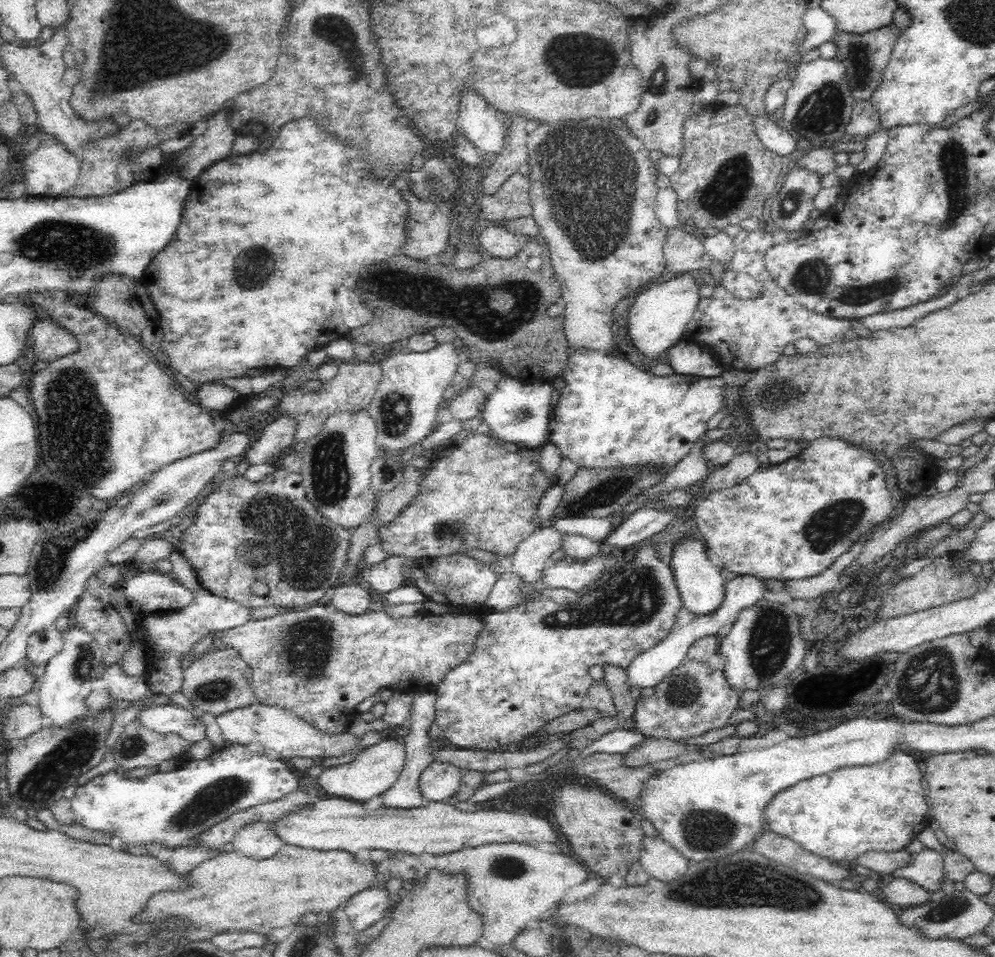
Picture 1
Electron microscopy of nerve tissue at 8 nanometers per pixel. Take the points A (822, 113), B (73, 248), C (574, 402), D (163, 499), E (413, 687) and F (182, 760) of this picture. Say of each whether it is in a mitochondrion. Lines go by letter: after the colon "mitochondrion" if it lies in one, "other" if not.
A: mitochondrion
B: mitochondrion
C: other
D: mitochondrion
E: other
F: other

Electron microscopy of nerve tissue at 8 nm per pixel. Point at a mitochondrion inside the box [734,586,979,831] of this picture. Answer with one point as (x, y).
(930, 683)

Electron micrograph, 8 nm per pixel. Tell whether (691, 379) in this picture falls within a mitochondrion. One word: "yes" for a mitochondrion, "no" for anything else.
no

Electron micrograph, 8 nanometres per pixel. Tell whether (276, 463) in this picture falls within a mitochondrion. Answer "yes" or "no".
no

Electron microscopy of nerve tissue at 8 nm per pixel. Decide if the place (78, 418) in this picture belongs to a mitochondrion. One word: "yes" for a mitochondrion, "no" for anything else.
yes

